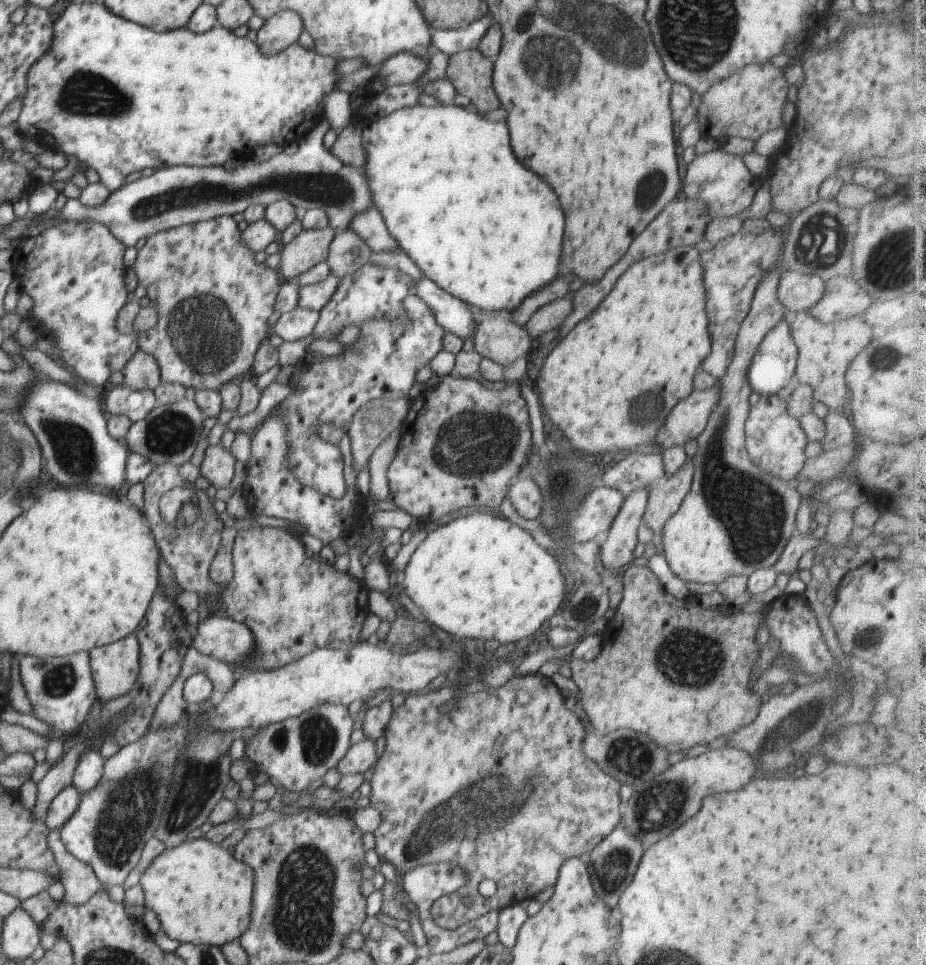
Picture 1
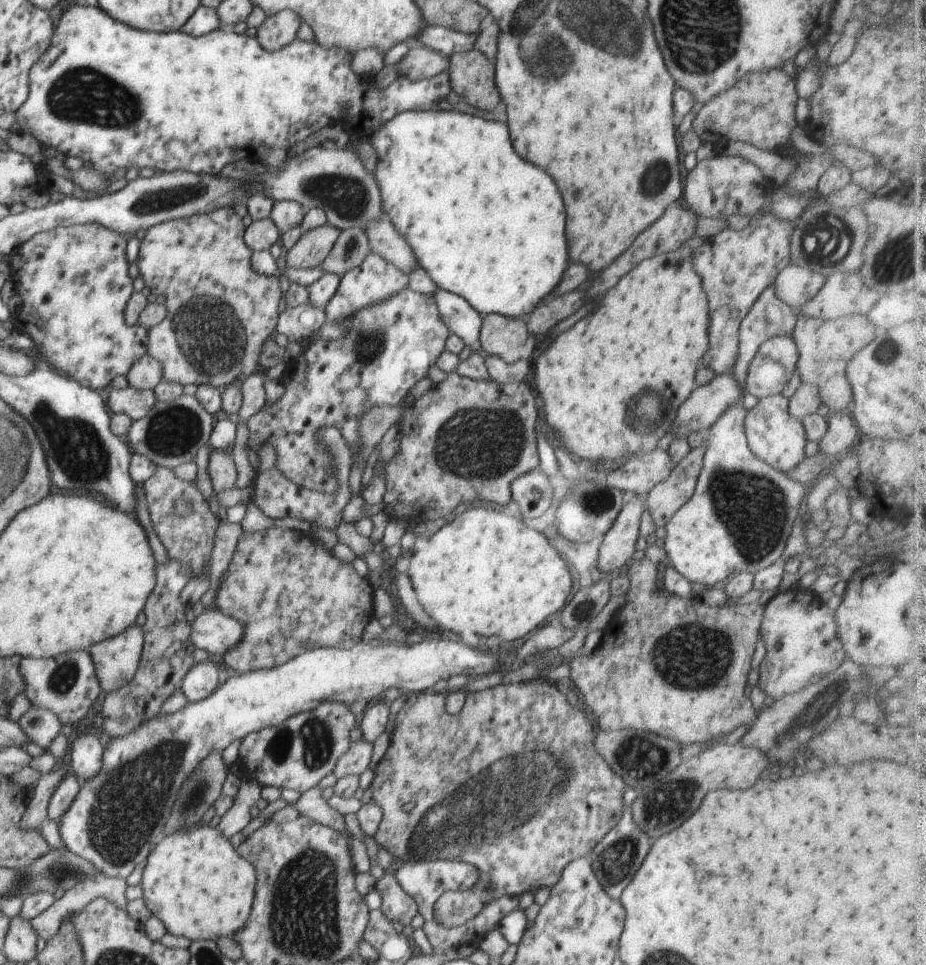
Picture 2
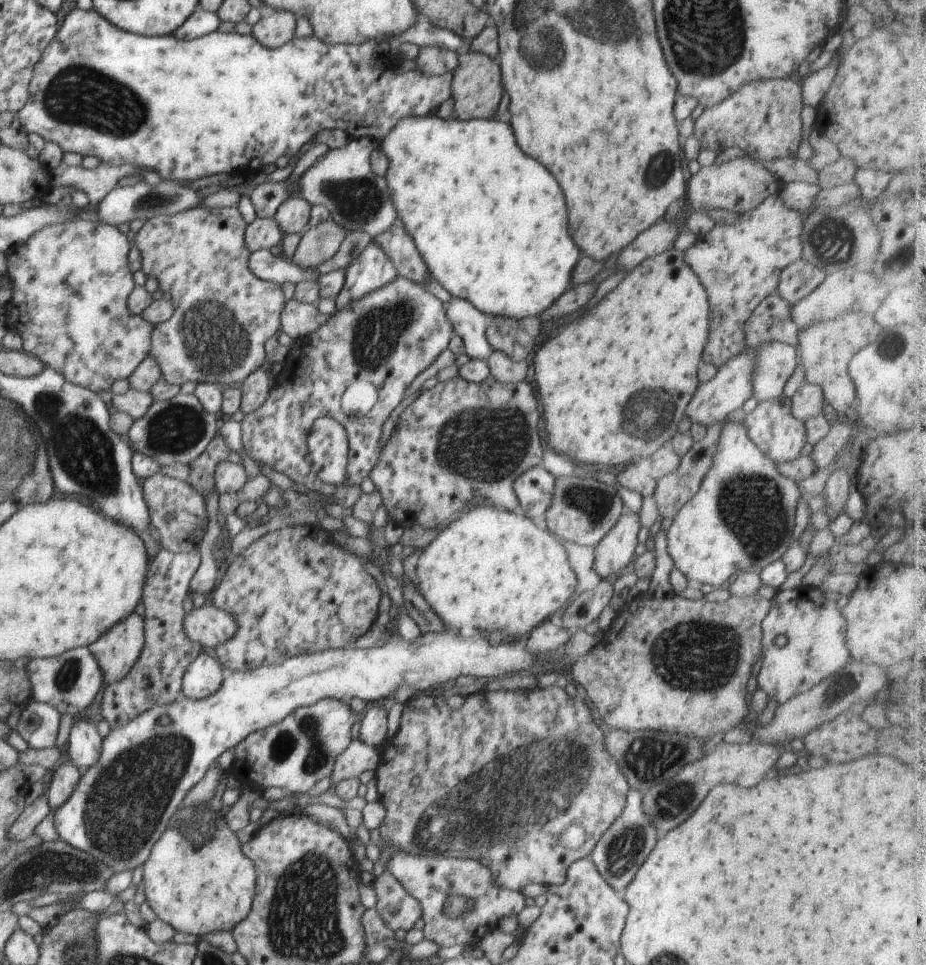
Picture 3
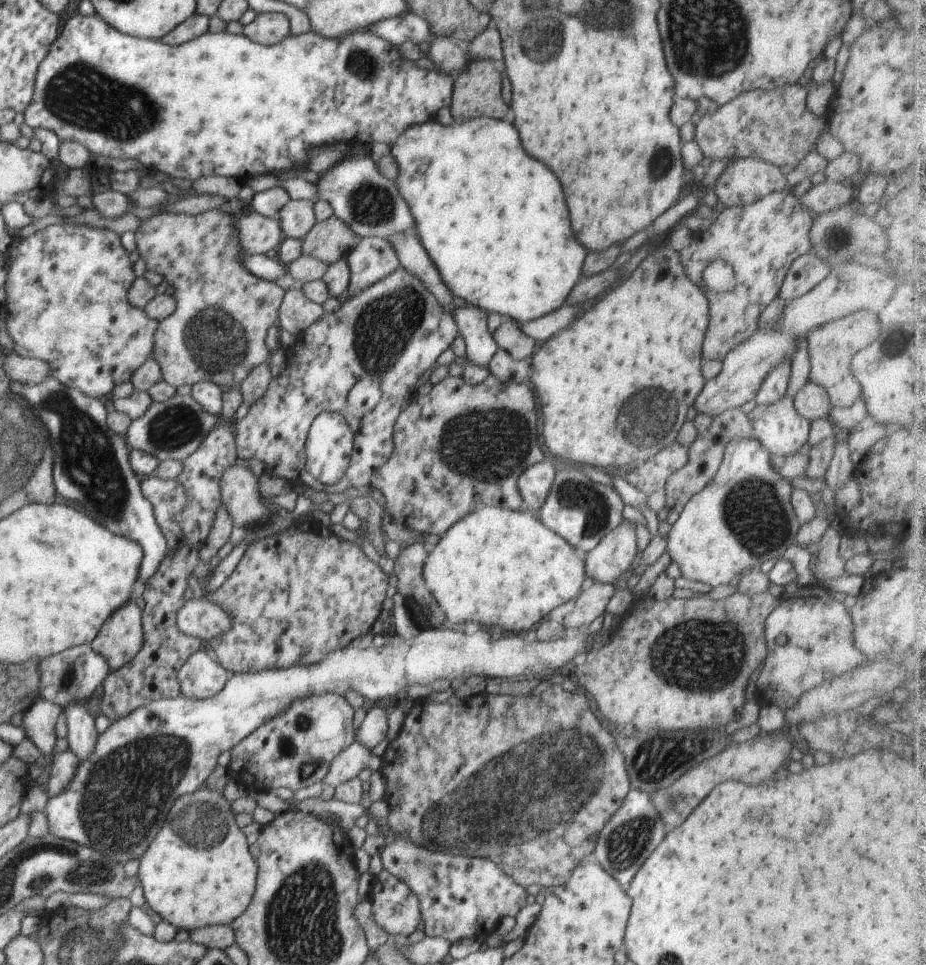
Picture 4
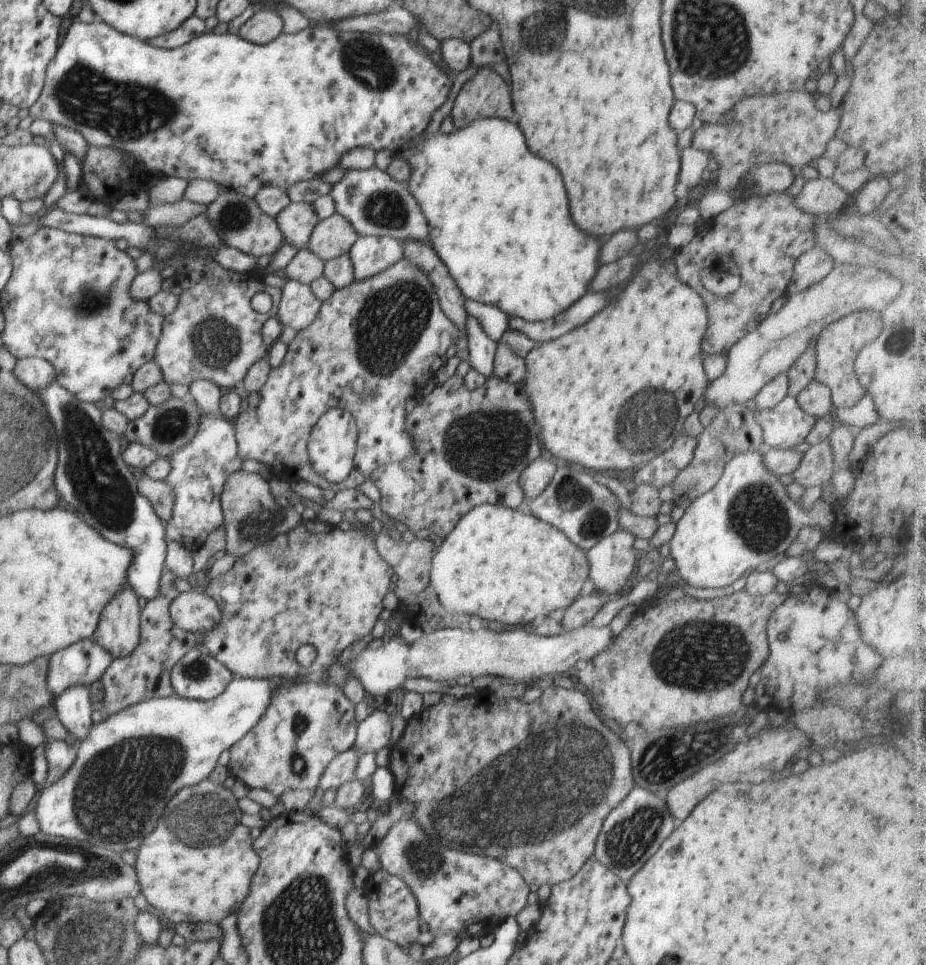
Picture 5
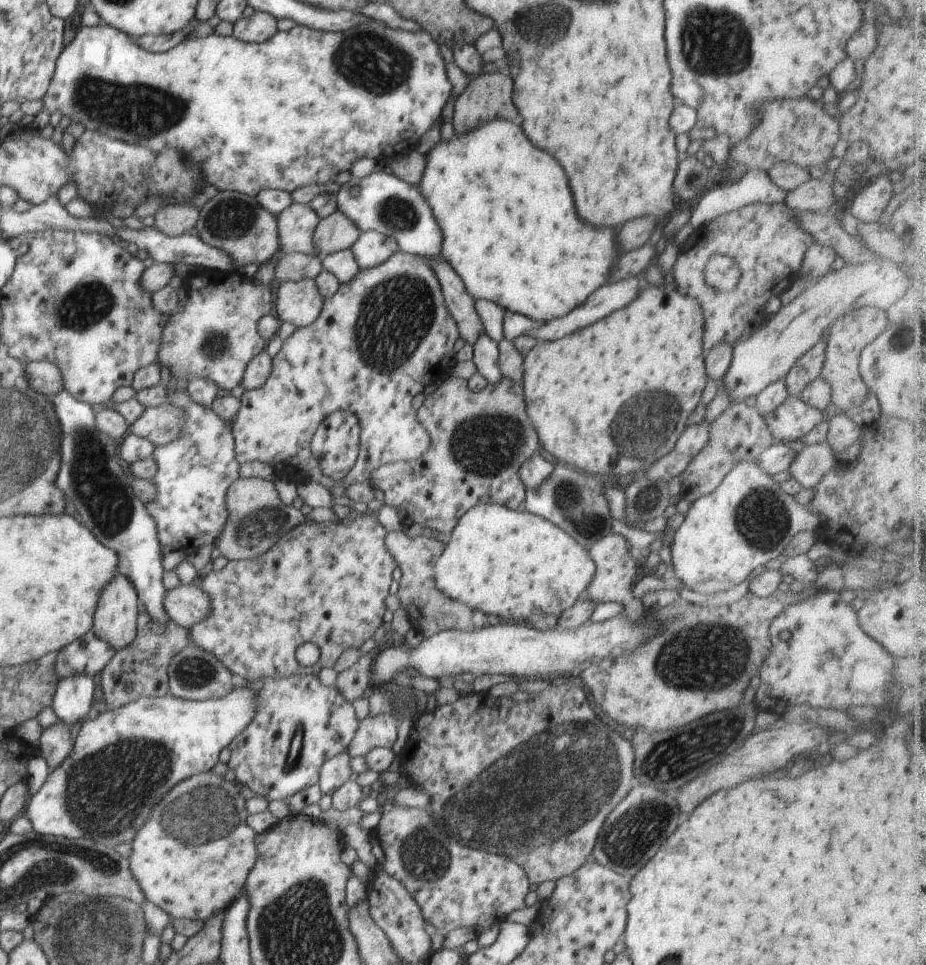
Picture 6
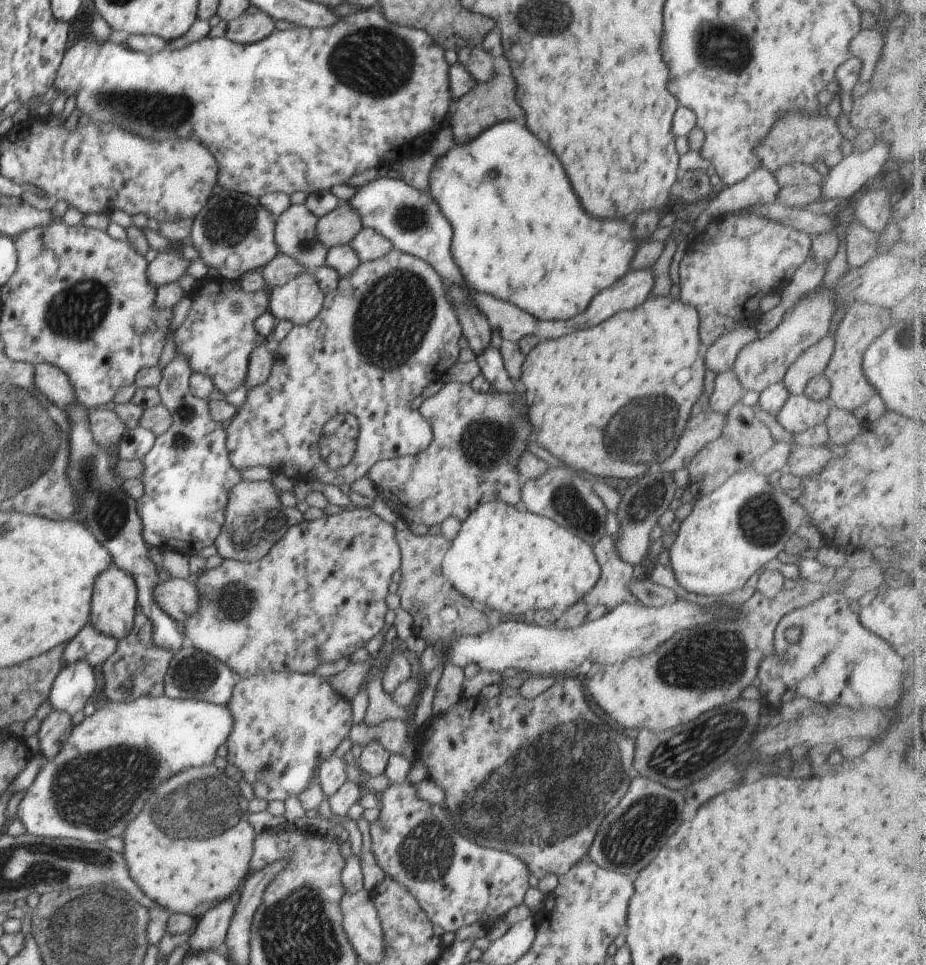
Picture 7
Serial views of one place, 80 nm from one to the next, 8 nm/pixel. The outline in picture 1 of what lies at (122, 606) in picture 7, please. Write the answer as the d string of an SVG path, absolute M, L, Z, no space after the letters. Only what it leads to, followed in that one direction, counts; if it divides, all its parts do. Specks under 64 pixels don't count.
M135 633L89 652L91 675L102 704L124 696L139 675L139 640Z

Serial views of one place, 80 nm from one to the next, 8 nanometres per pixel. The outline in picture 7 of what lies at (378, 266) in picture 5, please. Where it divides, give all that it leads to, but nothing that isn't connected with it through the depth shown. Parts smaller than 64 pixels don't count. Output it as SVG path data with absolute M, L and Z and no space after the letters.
M362 227L350 245L356 251L361 263L382 258L394 250L393 244L388 238L368 227Z

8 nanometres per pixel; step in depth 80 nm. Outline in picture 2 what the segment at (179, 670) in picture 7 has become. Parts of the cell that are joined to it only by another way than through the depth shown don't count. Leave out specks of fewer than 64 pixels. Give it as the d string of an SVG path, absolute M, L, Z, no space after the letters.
M214 662L194 665L182 679L181 689L189 703L208 698L219 686L219 671Z

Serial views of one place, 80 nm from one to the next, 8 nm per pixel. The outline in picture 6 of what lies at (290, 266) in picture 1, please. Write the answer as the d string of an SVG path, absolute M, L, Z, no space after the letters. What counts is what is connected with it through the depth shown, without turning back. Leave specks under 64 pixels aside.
M336 210L330 216L320 219L319 225L315 228L314 251L318 251L317 254L323 260L328 255L350 249L360 233L352 219Z

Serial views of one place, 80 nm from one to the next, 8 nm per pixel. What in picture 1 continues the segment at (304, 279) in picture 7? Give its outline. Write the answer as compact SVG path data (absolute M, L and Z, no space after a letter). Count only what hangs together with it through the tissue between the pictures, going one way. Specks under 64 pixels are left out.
M297 306L281 314L272 330L284 341L298 341L311 335L318 320L319 311Z

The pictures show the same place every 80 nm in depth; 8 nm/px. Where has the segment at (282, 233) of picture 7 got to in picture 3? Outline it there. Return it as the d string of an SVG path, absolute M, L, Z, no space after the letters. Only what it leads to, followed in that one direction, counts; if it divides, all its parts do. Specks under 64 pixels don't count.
M290 196L279 204L274 218L285 234L302 233L309 226L311 204L300 196Z

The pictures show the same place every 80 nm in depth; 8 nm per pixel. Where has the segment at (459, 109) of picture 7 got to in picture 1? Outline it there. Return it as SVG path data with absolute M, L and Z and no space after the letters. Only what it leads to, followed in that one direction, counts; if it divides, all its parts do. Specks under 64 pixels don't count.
M480 49L459 50L450 55L446 78L455 86L457 93L471 100L470 107L480 114L486 115L488 111L501 106L501 100L493 88L493 62L485 57Z

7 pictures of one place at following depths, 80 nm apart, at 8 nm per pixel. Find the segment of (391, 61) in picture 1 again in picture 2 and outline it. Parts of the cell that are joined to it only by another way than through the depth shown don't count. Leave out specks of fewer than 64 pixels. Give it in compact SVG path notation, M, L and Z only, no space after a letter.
M412 43L409 51L396 64L400 77L411 81L429 79L442 71L449 70L449 58L438 51L423 48L422 44Z

